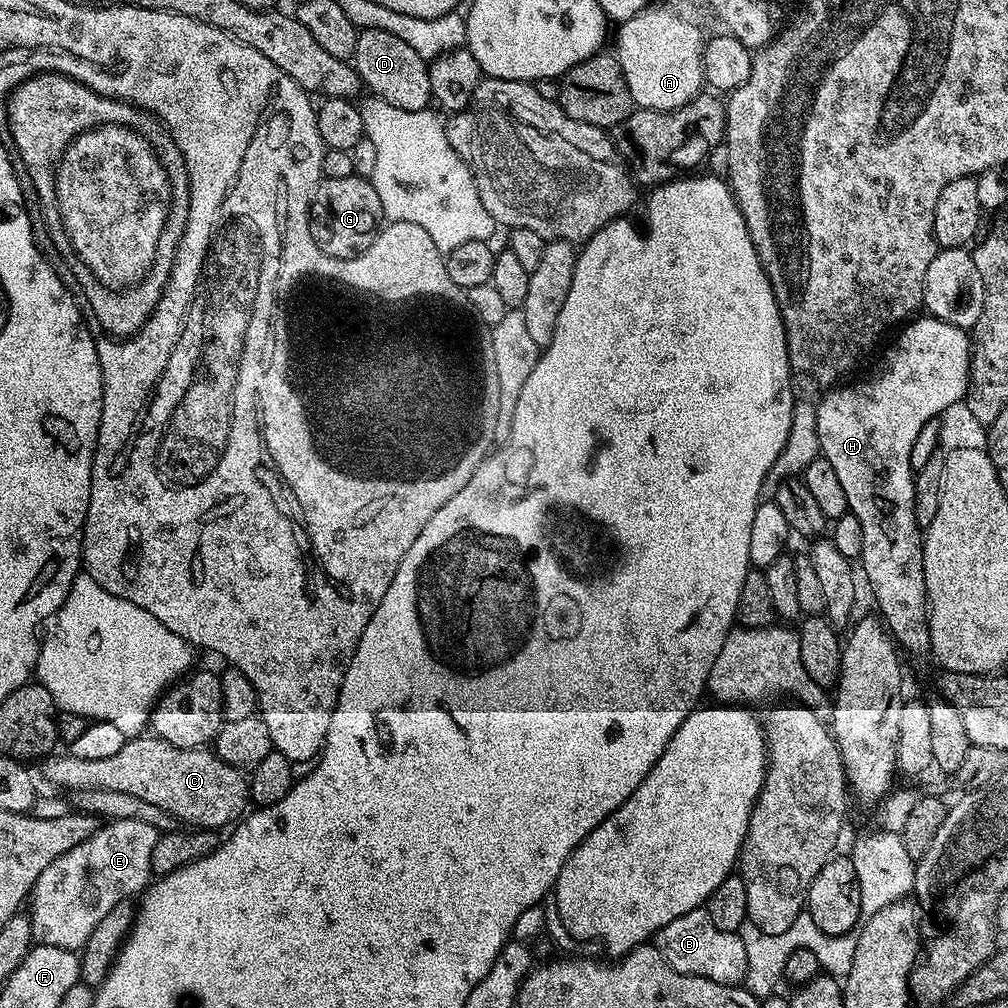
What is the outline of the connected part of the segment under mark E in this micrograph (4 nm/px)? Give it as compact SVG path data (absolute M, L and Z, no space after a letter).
M113 820L97 827L95 834L86 838L82 846L74 846L74 850L66 850L58 858L38 874L36 885L30 893L30 919L32 922L33 941L46 946L58 946L73 950L83 949L88 940L94 934L94 926L118 906L118 902L135 897L147 889L153 879L152 855L154 846L161 836L159 828L150 826L150 822L138 822L137 820Z

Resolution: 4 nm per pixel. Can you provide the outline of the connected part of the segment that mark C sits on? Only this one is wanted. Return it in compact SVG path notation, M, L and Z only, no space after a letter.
M141 734L125 739L122 750L118 750L118 754L114 754L110 758L102 758L99 762L87 760L87 758L74 758L71 754L64 754L64 756L56 756L52 754L43 761L44 776L50 783L54 784L55 789L64 790L60 788L72 788L71 790L81 792L82 790L101 788L102 790L118 790L121 794L134 794L134 798L143 798L145 802L150 802L154 806L158 806L158 810L166 810L166 814L175 816L177 821L186 823L188 826L195 826L200 830L220 830L223 829L223 824L231 825L233 822L239 821L241 817L249 811L250 797L248 794L249 777L245 775L241 769L236 768L234 765L227 764L222 757L217 756L215 751L209 750L207 747L203 748L179 748L178 746L170 746L170 742L160 740L154 734Z

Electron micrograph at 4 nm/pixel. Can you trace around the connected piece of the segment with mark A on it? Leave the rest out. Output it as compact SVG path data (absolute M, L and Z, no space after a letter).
M653 3L634 18L619 25L614 55L626 78L630 98L636 108L669 112L686 106L705 87L704 45L706 36L692 20L675 12L668 4Z

